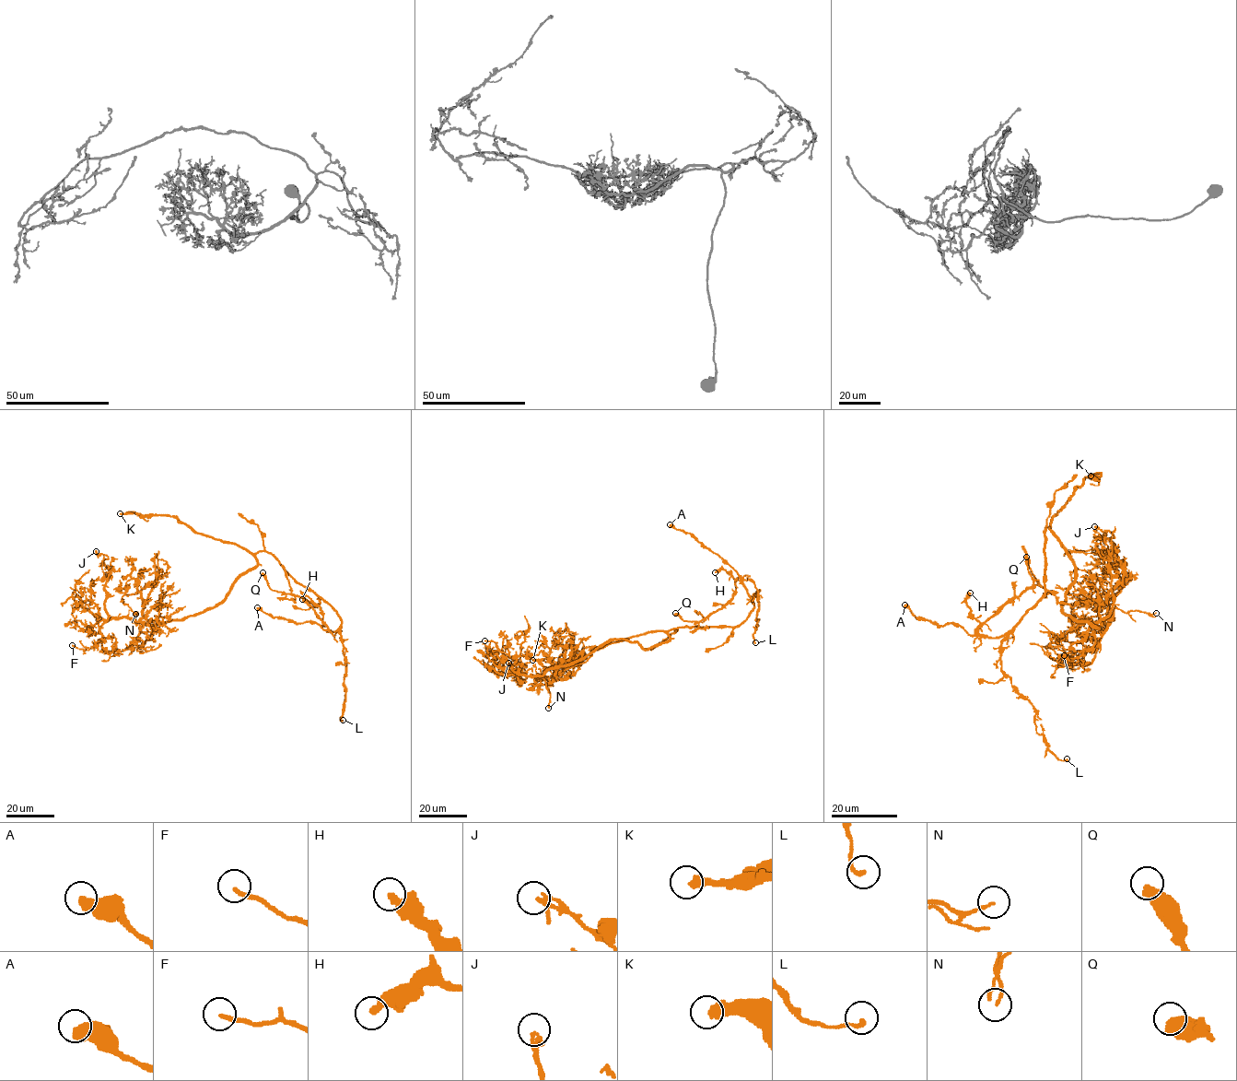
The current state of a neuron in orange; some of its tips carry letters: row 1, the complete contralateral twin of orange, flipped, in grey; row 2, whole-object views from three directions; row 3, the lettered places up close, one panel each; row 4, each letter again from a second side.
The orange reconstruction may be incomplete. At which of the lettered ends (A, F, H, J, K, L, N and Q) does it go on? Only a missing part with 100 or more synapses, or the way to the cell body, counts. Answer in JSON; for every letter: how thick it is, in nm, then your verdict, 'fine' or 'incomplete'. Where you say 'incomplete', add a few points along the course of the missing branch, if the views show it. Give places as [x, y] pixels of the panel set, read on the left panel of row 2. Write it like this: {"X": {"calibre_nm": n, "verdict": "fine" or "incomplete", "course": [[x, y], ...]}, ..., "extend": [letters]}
{"A": {"calibre_nm": 550, "verdict": "fine"}, "F": {"calibre_nm": 190, "verdict": "fine"}, "H": {"calibre_nm": 320, "verdict": "fine"}, "J": {"calibre_nm": 150, "verdict": "fine"}, "K": {"calibre_nm": 440, "verdict": "incomplete"}, "L": {"calibre_nm": 180, "verdict": "fine"}, "N": {"calibre_nm": 130, "verdict": "fine"}, "Q": {"calibre_nm": 480, "verdict": "fine"}, "extend": ["K"]}

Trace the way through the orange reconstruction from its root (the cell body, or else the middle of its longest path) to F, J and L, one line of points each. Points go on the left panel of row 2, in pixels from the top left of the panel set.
F: (252, 569), (233, 584), (223, 600), (202, 612), (158, 624), (109, 618), (94, 647), (84, 651), (72, 645)
J: (252, 569), (199, 613), (158, 624), (106, 621), (110, 572), (108, 557), (96, 551)
L: (252, 569), (257, 565), (255, 555), (269, 552), (297, 582), (327, 602), (340, 616), (346, 663), (343, 720)

